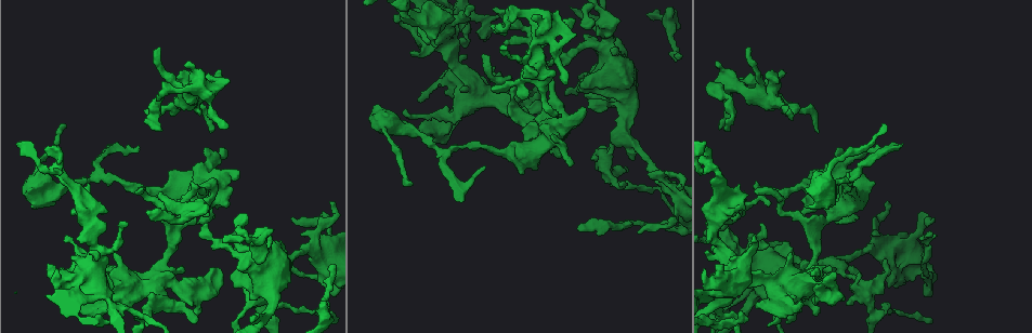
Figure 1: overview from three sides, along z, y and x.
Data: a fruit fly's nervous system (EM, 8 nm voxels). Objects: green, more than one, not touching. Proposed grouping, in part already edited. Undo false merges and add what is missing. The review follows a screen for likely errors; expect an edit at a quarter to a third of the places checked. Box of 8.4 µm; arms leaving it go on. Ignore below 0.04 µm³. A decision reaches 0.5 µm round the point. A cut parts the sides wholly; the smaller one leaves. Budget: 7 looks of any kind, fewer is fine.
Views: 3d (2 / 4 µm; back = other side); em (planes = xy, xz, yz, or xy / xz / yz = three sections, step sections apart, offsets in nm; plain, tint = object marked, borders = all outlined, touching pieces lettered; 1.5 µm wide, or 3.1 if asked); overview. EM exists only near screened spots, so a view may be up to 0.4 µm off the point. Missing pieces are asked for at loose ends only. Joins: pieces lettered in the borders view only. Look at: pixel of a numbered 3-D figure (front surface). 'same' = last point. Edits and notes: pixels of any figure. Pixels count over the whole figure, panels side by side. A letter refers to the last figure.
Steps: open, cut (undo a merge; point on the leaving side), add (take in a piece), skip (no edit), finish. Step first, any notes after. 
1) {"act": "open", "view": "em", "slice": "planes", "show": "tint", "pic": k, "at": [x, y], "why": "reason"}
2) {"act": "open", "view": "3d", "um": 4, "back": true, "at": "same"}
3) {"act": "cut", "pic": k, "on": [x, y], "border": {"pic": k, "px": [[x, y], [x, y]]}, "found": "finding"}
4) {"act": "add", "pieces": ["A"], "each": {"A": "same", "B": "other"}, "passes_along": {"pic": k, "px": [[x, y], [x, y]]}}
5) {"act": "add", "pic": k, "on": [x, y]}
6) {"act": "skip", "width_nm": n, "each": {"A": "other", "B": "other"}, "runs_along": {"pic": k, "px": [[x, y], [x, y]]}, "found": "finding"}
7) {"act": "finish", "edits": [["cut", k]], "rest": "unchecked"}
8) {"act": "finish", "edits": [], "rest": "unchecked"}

{"act": "open", "view": "em", "slice": "planes", "show": "borders", "pic": 1, "at": [567, 83], "why": "tapers out"}

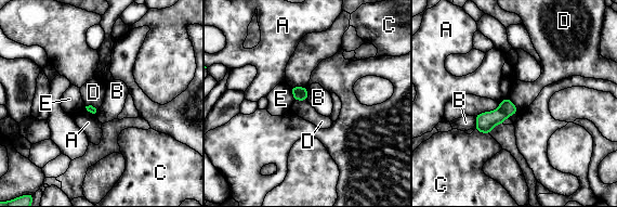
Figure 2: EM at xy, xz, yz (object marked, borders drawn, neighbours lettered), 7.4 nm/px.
{"act": "skip", "each": {"A": "other", "B": "other", "C": "other", "D": "other", "E": "other"}, "border": {"pic": 2, "px": [[86, 105], [94, 105], [99, 110]]}, "found": "none of them fits"}

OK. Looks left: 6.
{"act": "open", "view": "em", "slice": "planes", "show": "borders", "pic": 1, "at": [234, 177], "why": "free end"}

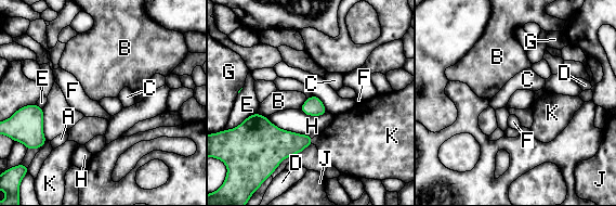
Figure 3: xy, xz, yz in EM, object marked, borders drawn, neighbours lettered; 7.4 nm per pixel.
{"act": "skip", "each": {"A": "other", "B": "other", "C": "other", "D": "other", "E": "other", "F": "other", "G": "other", "H": "other", "J": "other", "K": "other"}, "border": {"pic": 3, "px": [[306, 99], [300, 108]]}, "found": "none of them fits"}

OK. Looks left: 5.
{"act": "open", "view": "3d", "um": 2, "pic": 1, "at": [163, 130], "why": "free end"}

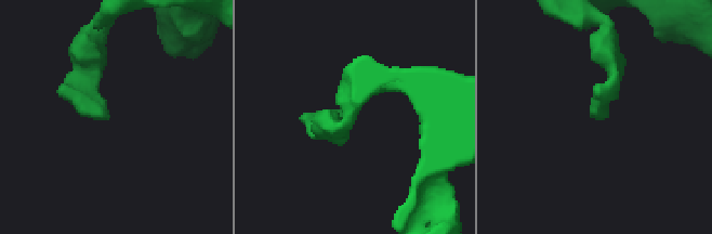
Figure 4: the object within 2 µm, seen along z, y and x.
{"act": "open", "view": "em", "slice": "planes", "show": "borders", "pic": 4, "at": [596, 116], "why": "need the tissue"}

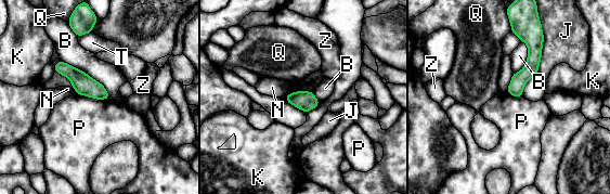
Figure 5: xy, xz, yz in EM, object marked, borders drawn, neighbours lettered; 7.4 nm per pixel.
{"act": "skip", "width_nm": 120, "each": {"B": "other", "J": "other", "K": "other", "N": "other", "P": "other", "Q": "other", "T": "other", "Z": "other"}, "border": {"pic": 5, "px": [[76, 93], [92, 99], [108, 100]]}, "found": "none of them fits"}

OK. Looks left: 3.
{"act": "finish", "edits": [], "rest": "unchecked"}

